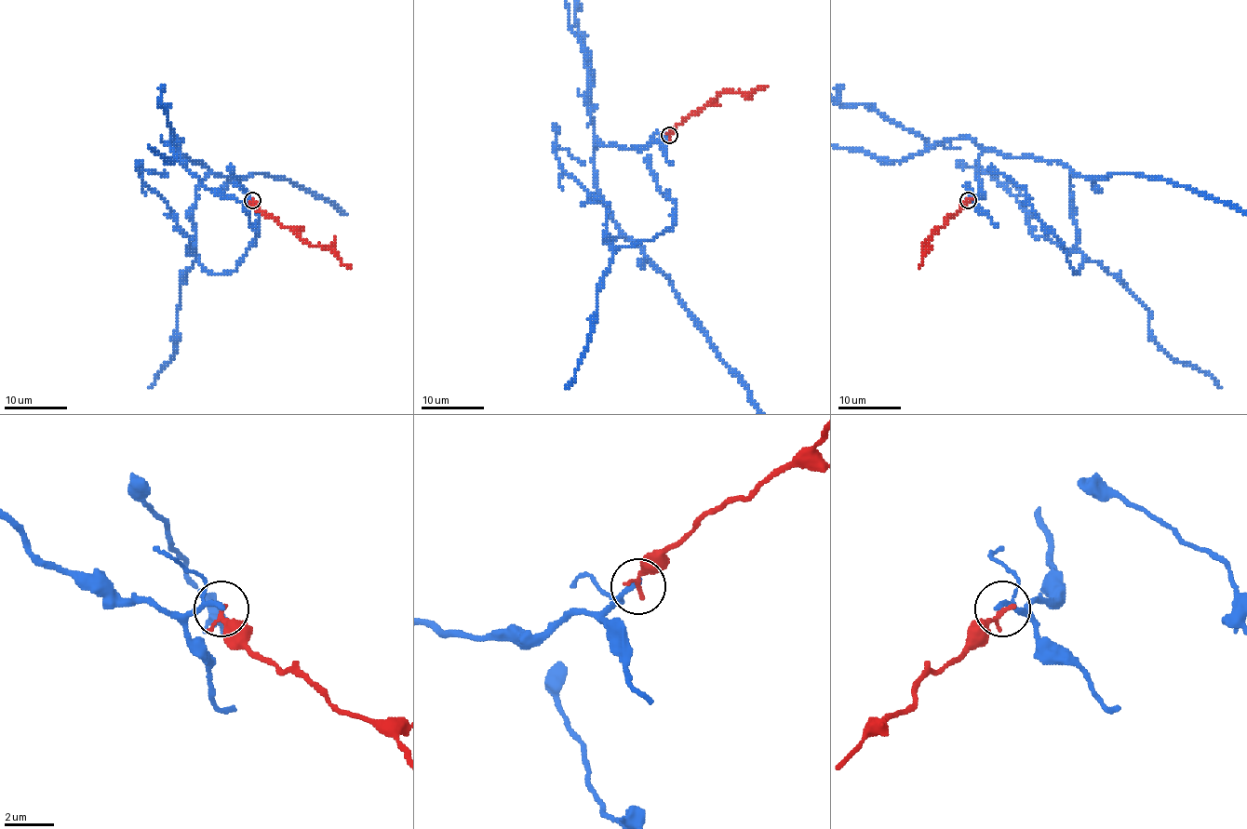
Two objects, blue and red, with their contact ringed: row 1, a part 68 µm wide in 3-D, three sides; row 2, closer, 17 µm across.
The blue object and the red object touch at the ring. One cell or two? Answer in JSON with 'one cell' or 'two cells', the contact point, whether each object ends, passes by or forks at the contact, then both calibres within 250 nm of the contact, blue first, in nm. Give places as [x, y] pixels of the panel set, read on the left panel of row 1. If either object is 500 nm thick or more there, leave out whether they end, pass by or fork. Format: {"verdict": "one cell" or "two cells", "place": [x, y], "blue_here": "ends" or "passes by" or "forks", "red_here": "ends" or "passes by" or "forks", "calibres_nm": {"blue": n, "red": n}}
{"verdict": "two cells", "place": [252, 200], "blue_here": "passes by", "red_here": "ends", "calibres_nm": {"blue": 160, "red": 220}}

